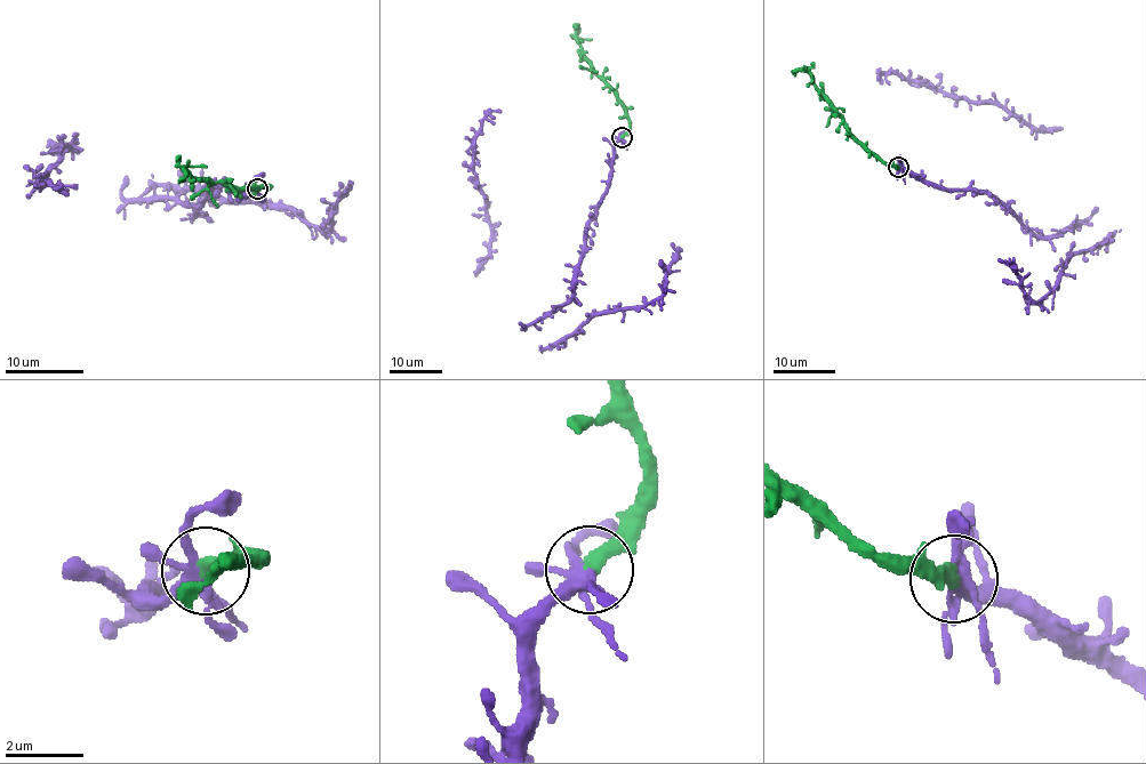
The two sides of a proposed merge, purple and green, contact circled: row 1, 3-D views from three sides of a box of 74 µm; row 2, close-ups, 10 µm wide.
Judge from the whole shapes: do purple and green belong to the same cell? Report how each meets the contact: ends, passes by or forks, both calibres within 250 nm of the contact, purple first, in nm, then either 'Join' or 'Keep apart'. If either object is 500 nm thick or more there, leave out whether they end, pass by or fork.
At the ring purple forks. At the ring green ends. Thickness 260 nm (purple) against 380 nm. Join

